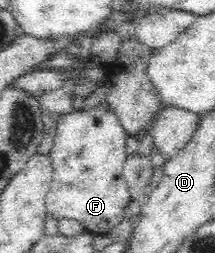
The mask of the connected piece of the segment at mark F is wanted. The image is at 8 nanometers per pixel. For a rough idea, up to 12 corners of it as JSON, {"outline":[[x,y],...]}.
{"outline":[[94,108],[60,116],[46,216],[95,236],[124,219],[128,137]]}

